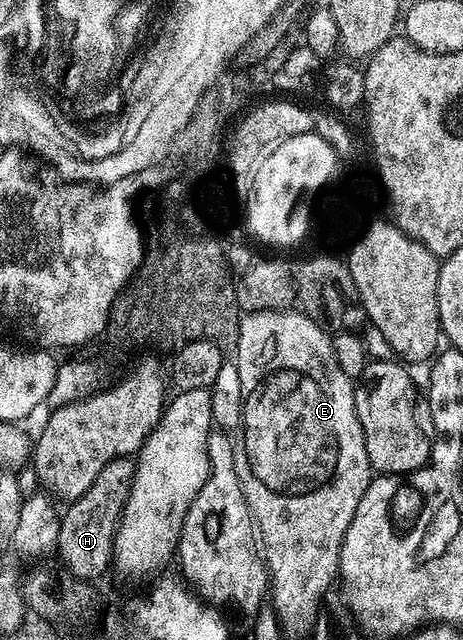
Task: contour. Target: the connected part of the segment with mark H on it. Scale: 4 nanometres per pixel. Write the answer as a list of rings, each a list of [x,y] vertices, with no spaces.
[[[127,456],[125,458],[114,458],[109,464],[103,468],[100,472],[100,476],[96,476],[96,480],[92,480],[92,488],[88,488],[88,492],[84,492],[84,496],[80,496],[77,502],[71,502],[65,507],[64,513],[62,514],[62,527],[60,528],[60,540],[58,541],[58,549],[56,551],[57,557],[62,557],[62,562],[66,565],[65,573],[73,579],[87,579],[87,580],[98,580],[106,569],[109,568],[110,562],[112,566],[112,559],[114,558],[114,537],[118,531],[118,525],[122,519],[122,513],[126,508],[126,501],[130,496],[130,489],[134,484],[134,472],[136,469],[136,462],[133,457]]]

